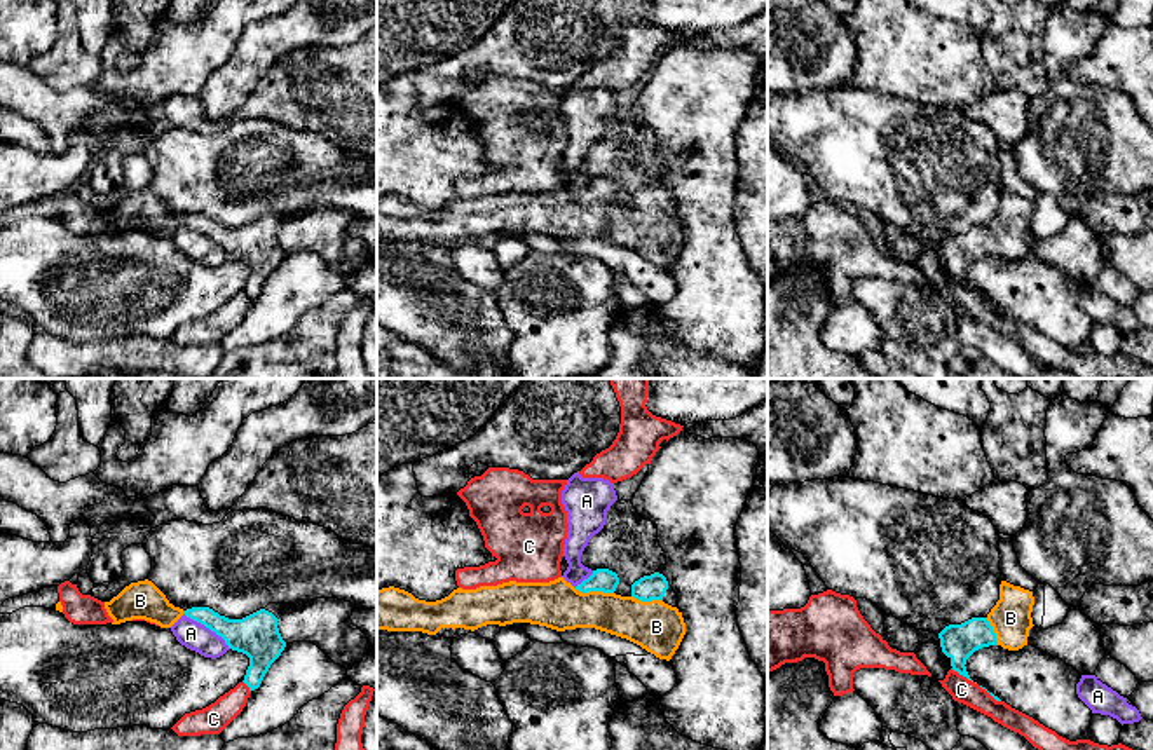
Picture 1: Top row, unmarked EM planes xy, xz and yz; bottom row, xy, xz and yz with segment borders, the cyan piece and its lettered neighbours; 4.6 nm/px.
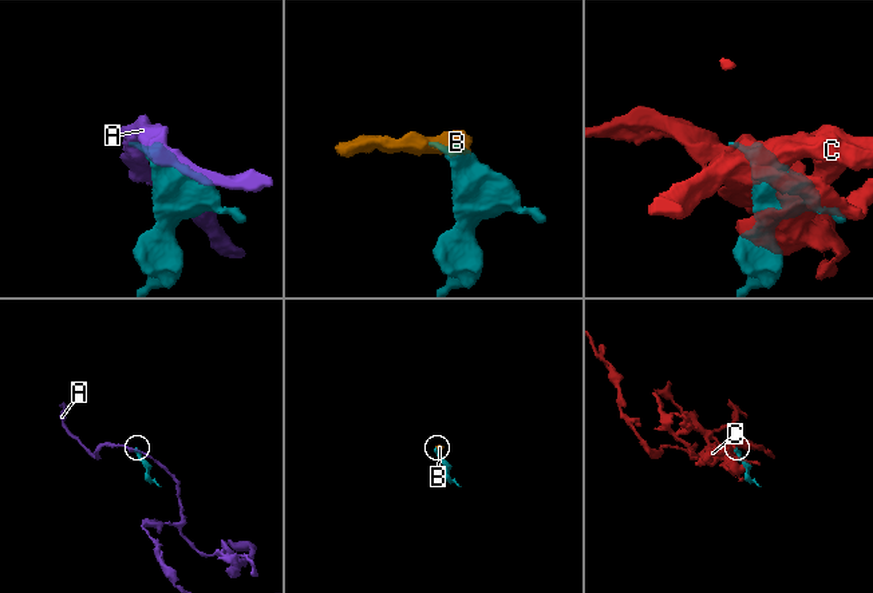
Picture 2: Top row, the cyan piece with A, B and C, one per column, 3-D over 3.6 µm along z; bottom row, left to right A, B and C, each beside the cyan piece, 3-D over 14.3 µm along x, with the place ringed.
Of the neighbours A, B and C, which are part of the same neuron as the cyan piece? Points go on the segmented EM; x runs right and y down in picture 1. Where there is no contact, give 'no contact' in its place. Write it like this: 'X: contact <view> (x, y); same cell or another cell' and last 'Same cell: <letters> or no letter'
A: contact xy (208, 627); another cell
B: contact xz (593, 590); same cell
C: contact yz (963, 675); another cell
Same cell: B

